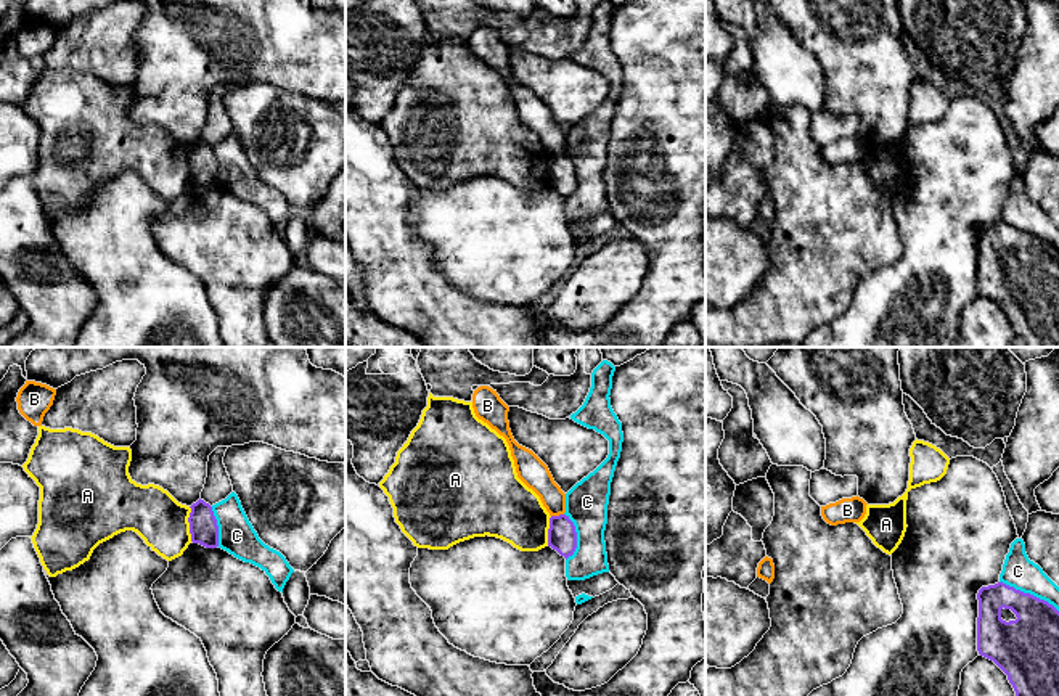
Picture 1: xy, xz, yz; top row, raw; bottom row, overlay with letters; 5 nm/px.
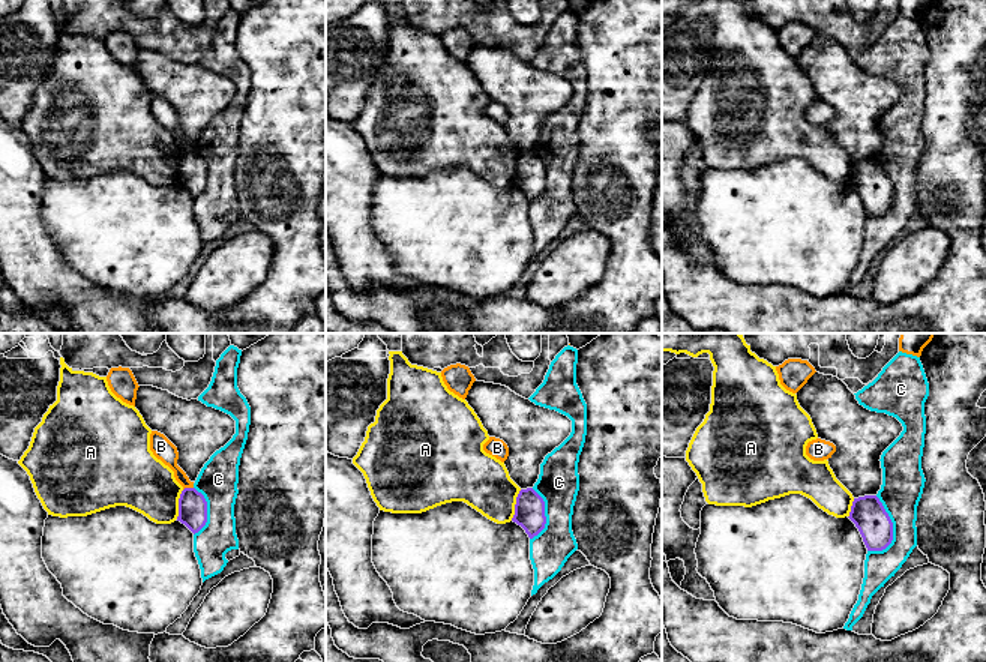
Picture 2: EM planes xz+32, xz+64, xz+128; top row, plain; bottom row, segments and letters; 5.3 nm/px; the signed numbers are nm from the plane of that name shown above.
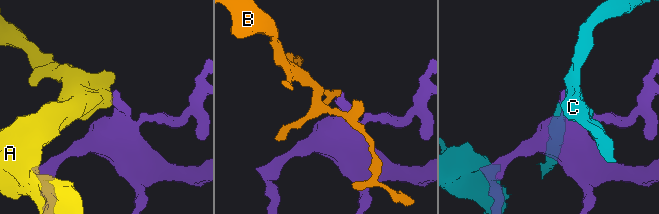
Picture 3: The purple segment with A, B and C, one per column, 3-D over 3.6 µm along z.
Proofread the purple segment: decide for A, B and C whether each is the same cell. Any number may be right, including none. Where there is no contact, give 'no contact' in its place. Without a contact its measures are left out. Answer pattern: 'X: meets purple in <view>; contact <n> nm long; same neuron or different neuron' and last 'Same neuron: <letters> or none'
A: meets purple in xy; contact 180 nm long; different neuron
B: meets purple in xz; contact 70 nm long; different neuron
C: meets purple in yz; contact 340 nm long; different neuron
Same neuron: none

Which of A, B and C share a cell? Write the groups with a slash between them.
A / B / C

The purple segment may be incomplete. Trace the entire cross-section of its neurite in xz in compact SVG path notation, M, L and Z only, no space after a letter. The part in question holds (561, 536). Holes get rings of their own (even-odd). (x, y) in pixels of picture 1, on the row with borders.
M559 514L550 518L548 547L566 559L574 555L577 548L577 532L569 516Z

